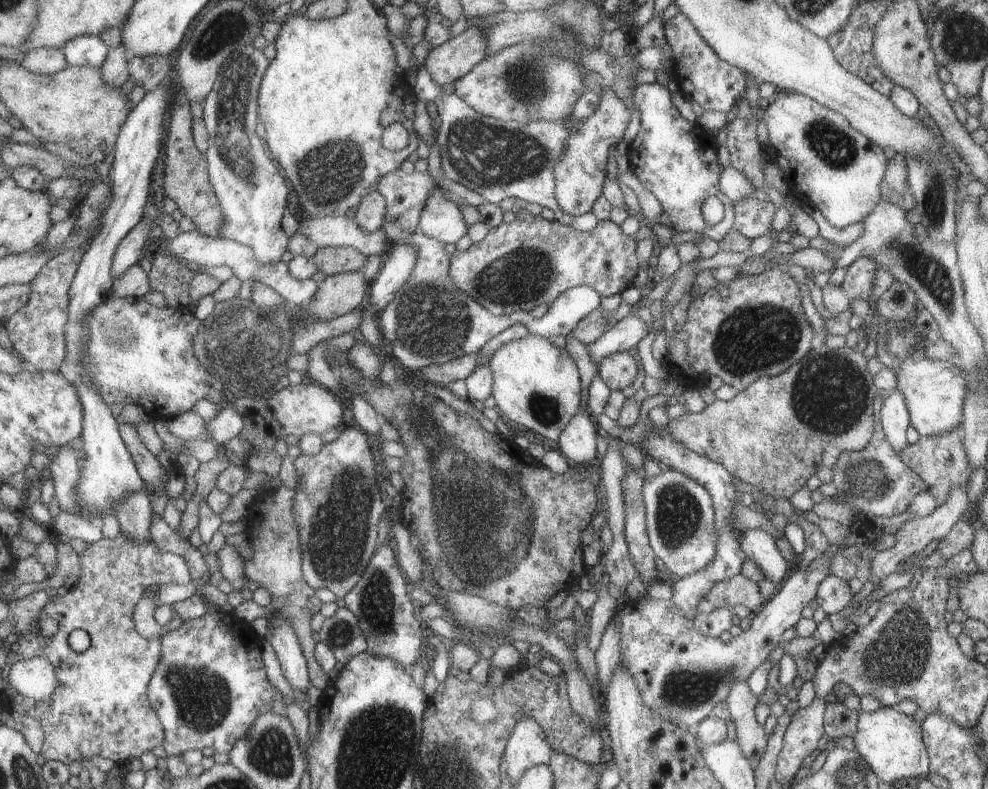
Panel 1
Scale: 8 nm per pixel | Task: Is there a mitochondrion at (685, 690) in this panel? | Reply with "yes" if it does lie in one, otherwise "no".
yes

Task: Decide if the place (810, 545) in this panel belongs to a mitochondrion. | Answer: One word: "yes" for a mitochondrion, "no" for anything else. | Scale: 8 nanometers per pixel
no

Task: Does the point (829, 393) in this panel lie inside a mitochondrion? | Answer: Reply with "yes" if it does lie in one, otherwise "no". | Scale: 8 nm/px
yes

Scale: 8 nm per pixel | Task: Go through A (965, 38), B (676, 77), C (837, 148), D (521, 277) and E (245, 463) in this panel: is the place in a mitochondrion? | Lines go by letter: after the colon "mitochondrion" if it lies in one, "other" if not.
A: mitochondrion
B: other
C: mitochondrion
D: mitochondrion
E: other

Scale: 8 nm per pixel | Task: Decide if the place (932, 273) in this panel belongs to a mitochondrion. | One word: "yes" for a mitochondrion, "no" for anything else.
yes

